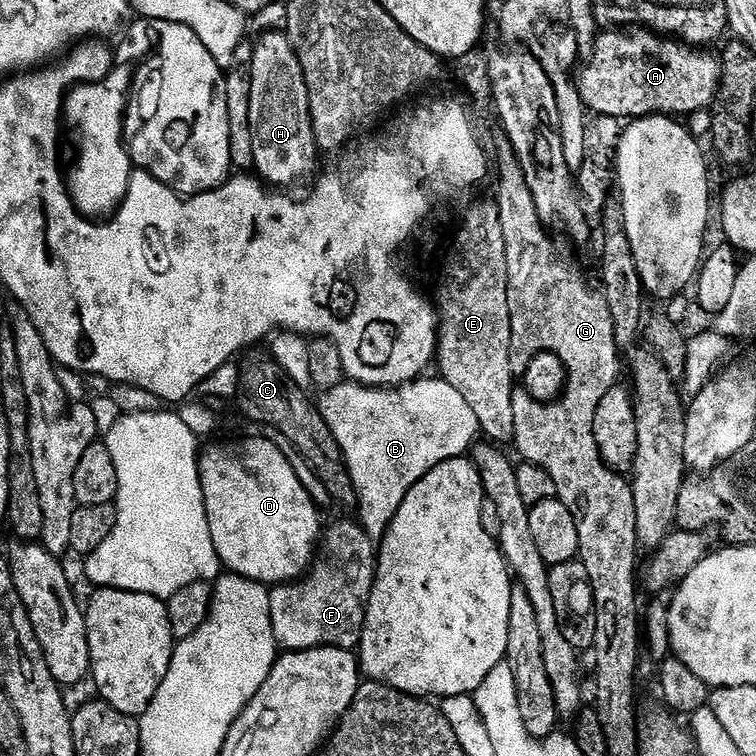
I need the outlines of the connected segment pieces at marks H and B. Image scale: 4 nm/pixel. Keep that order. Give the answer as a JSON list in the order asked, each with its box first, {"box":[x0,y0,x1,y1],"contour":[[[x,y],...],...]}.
[{"box":[250,31,318,188],"contour":[[[269,31],[259,37],[260,44],[250,57],[252,92],[250,94],[250,126],[254,168],[264,182],[274,188],[287,188],[300,181],[316,166],[318,149],[313,133],[312,111],[309,109],[309,88],[304,81],[304,71],[298,62],[298,54],[283,31]]]},{"box":[317,377,481,542],"contour":[[[419,377],[395,388],[371,388],[346,380],[330,390],[323,391],[319,395],[320,400],[317,399],[317,408],[323,420],[330,426],[350,470],[351,481],[356,488],[358,509],[360,508],[359,523],[374,542],[384,539],[394,514],[401,508],[410,489],[434,466],[463,457],[467,453],[465,451],[475,445],[481,433],[478,416],[471,409],[470,402],[441,377],[430,377]]]}]

